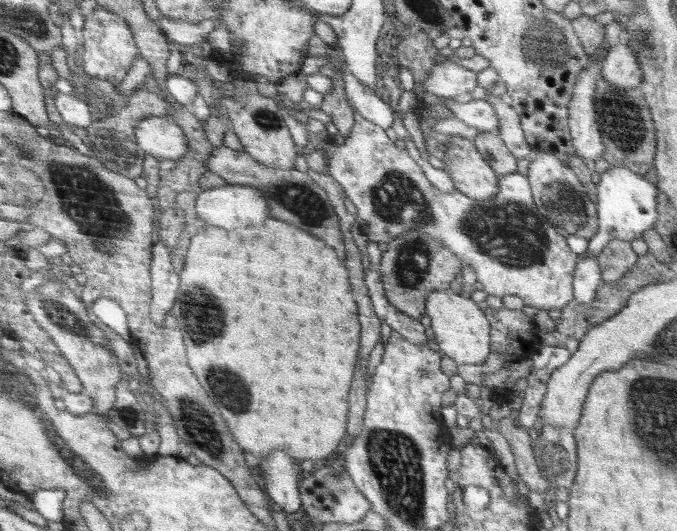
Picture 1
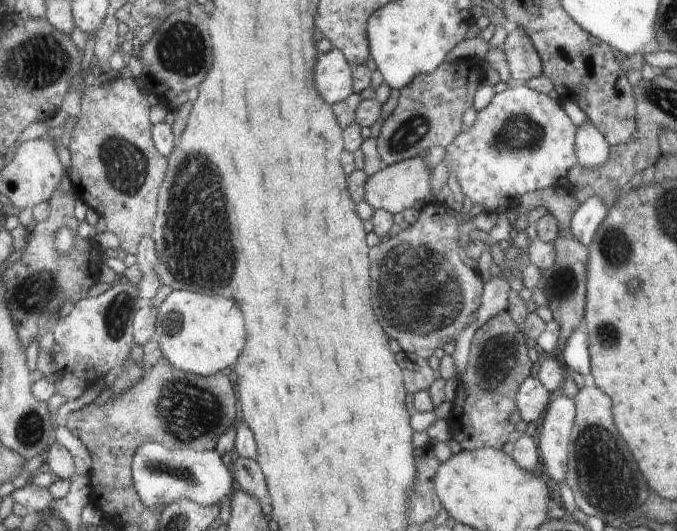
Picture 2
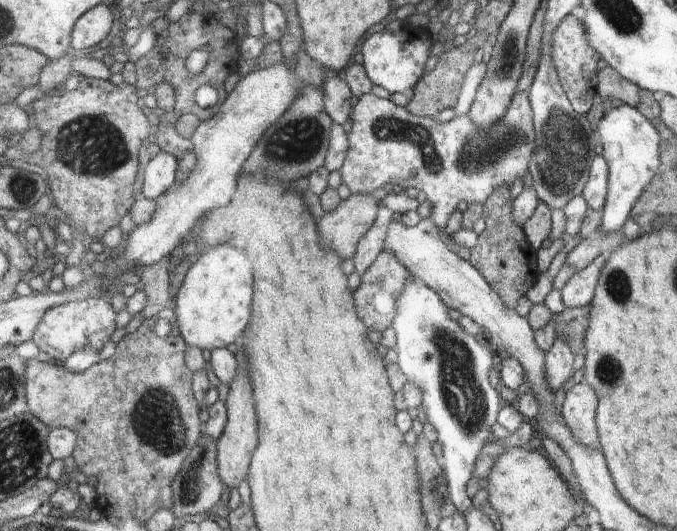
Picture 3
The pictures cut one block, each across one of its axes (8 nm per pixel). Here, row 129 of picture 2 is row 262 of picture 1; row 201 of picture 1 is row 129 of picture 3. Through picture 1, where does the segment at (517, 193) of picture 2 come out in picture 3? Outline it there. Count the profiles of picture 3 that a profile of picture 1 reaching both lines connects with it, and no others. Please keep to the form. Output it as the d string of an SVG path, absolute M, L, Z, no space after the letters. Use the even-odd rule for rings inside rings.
M517 91L516 95L513 97L513 101L510 104L509 111L506 112L506 115L503 119L501 119L498 123L491 125L490 127L484 129L478 129L472 121L469 120L467 115L463 115L462 117L454 117L454 119L450 122L442 123L437 120L434 120L430 117L418 117L409 112L406 107L396 106L396 104L390 102L389 99L380 99L377 98L373 93L367 93L363 96L360 96L360 100L358 100L358 104L352 108L351 112L352 118L352 128L350 128L350 133L347 135L348 138L348 149L346 152L346 157L342 166L338 170L340 172L340 176L342 177L342 183L348 188L348 191L351 194L364 194L364 195L372 195L377 194L380 195L381 191L386 184L392 184L395 189L406 190L410 187L415 188L419 192L423 192L427 200L430 201L432 205L432 213L431 216L439 229L442 237L450 238L454 242L458 244L462 244L468 249L472 249L477 242L478 236L474 231L458 231L454 232L454 234L448 236L444 231L444 225L450 216L450 212L454 210L454 206L460 202L460 200L467 200L469 204L471 203L486 203L486 200L493 194L497 188L502 185L505 187L508 185L512 186L514 180L519 177L523 178L525 175L526 169L529 168L529 164L531 162L531 156L533 155L535 148L535 130L533 125L533 113L530 107L530 100L527 92Z

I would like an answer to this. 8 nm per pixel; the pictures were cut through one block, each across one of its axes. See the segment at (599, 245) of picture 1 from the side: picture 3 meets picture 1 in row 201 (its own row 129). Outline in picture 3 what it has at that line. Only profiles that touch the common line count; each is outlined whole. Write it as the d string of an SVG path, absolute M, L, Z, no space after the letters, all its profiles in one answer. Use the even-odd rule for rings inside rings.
M624 105L613 108L601 118L596 134L602 143L603 158L609 169L607 198L603 207L601 228L607 233L620 231L630 218L632 208L651 182L661 164L659 156L660 134L635 107Z

